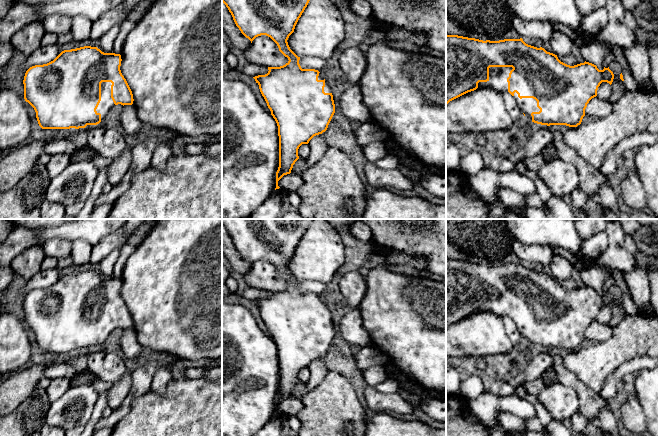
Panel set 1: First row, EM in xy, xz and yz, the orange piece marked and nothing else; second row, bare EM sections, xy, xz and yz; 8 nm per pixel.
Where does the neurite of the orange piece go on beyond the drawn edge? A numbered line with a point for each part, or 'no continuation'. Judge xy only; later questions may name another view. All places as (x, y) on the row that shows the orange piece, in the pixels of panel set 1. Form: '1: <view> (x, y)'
1: xy (106, 103)

